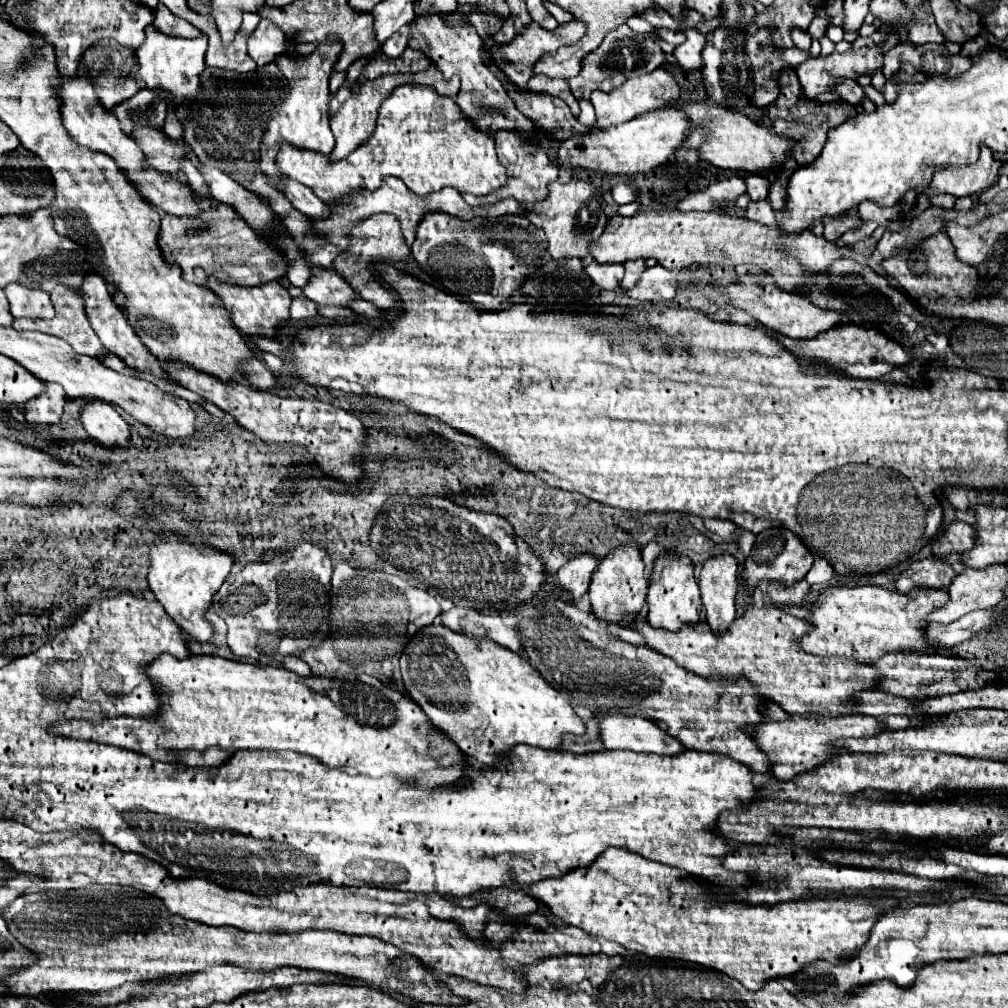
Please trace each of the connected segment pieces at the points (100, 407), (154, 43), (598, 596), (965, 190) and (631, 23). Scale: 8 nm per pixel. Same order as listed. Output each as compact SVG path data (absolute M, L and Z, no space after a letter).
M88 403L82 409L80 421L84 429L100 441L106 449L118 449L128 447L132 433L130 425L122 419L122 415L108 403Z
M148 27L146 39L142 47L134 51L136 65L128 73L128 79L142 81L148 89L164 89L172 91L176 95L194 97L198 89L198 75L202 73L204 65L204 53L208 47L208 37L202 35L198 39L182 39L182 37L168 37L154 27Z
M634 543L622 545L614 549L594 571L588 597L590 597L590 615L602 623L630 627L634 619L642 613L642 605L646 601L648 591L648 575L644 569L644 561L640 549Z
M982 147L980 159L968 167L948 167L934 173L930 187L942 193L952 193L956 197L976 195L994 185L998 177L1000 163L992 157L992 151Z
M640 17L628 19L628 27L630 27L634 33L654 33L654 27L652 27L650 23L646 23L644 19L640 19Z

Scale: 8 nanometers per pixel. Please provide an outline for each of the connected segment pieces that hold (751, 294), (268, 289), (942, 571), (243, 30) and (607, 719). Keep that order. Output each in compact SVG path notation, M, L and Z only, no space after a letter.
M764 271L746 273L740 279L736 279L736 283L724 281L724 285L730 291L734 305L744 309L752 317L756 317L764 327L768 327L772 331L780 331L782 335L788 335L788 337L814 337L816 333L824 331L824 329L830 329L830 327L834 327L834 325L844 321L844 313L842 311L822 309L822 307L814 305L808 299L808 295L790 293L790 291L780 289L776 285L774 277L770 273L764 273Z
M208 279L208 287L222 299L224 307L232 313L232 321L246 337L266 337L274 339L278 327L290 319L290 293L278 285L278 281L260 285L260 287L236 287L228 283L218 283L216 279Z
M930 557L918 563L916 567L908 567L902 571L900 579L896 581L896 589L900 593L912 591L912 587L932 587L932 589L946 589L948 583L956 577L956 571L948 561Z
M244 13L242 27L240 27L240 31L238 31L238 37L250 37L250 35L258 26L260 20L261 17L258 13Z
M596 713L606 749L630 749L656 755L678 755L686 747L662 731L652 719L624 713Z

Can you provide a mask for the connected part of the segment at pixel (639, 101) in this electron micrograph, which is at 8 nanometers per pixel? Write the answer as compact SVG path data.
M654 69L642 77L636 77L636 79L628 79L622 87L610 91L610 93L604 93L604 91L594 91L592 93L592 105L596 109L596 117L598 117L598 127L600 129L606 129L610 125L616 125L616 123L622 123L622 121L630 121L632 117L640 115L640 113L646 113L646 111L652 111L652 109L660 109L660 107L666 107L666 105L674 105L678 101L678 85L676 81L664 71L664 69Z

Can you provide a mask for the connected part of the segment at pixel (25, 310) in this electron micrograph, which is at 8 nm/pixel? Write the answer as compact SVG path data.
M12 283L8 301L10 301L10 313L16 317L44 317L44 319L54 317L54 307L50 303L50 297L40 289L30 289Z

